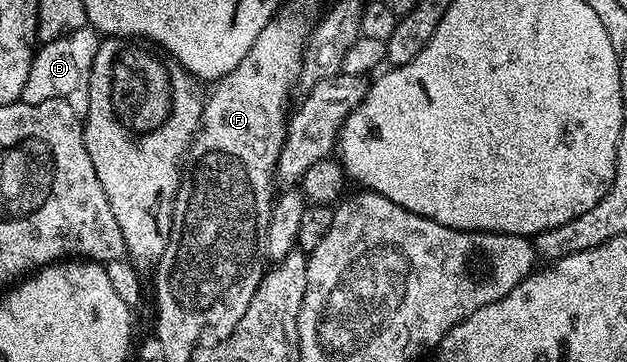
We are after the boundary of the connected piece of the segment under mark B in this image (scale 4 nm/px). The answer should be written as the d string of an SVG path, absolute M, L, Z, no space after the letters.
M89 25L76 29L71 35L43 42L34 52L22 99L27 103L63 99L72 105L72 109L85 113L90 101L92 61L96 61L99 42L99 32Z

